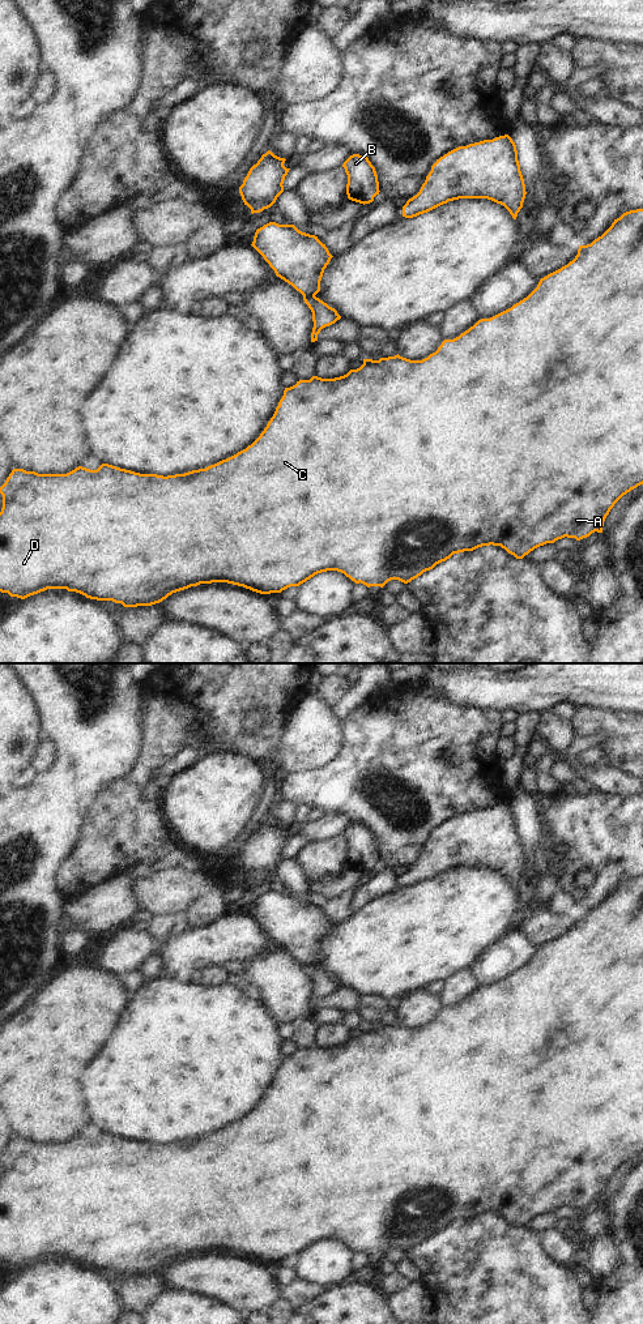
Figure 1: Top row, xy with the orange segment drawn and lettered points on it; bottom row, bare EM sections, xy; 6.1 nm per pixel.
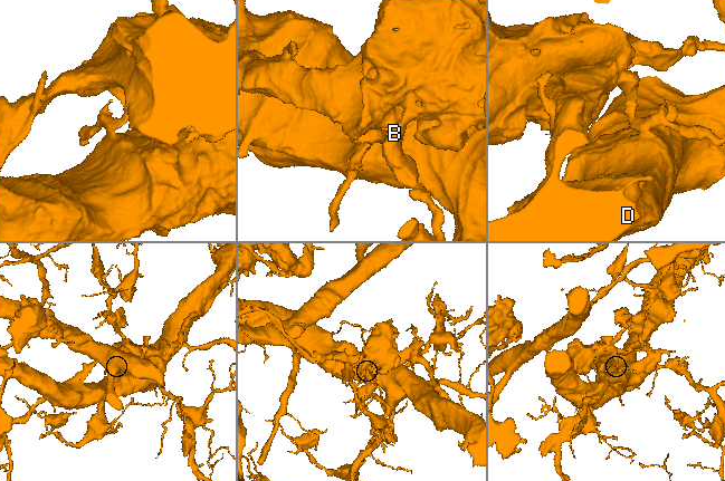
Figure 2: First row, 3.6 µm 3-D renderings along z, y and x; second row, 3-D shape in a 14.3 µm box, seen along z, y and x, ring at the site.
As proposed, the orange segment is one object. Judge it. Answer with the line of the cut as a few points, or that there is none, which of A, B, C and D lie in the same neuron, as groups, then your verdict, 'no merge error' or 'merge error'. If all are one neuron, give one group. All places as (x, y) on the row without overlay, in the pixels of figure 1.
cut xy (314, 964), (303, 965); groups A C D / B; merge error

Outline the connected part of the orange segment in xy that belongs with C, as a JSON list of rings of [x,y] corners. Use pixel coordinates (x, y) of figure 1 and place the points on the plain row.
[[[636,877],[626,880],[614,888],[612,894],[591,913],[579,914],[575,927],[541,947],[537,956],[527,966],[490,987],[478,988],[459,1005],[444,1008],[438,1018],[427,1026],[410,1029],[397,1022],[395,1025],[380,1026],[379,1029],[363,1028],[363,1033],[359,1037],[350,1038],[344,1045],[335,1047],[312,1045],[310,1048],[299,1048],[295,1054],[285,1056],[273,1085],[260,1105],[246,1118],[205,1137],[167,1145],[140,1143],[108,1132],[102,1132],[97,1139],[78,1135],[67,1143],[38,1143],[24,1137],[13,1137],[5,1152],[0,1156],[0,1162],[3,1163],[3,1176],[0,1180],[0,1260],[25,1268],[47,1257],[67,1257],[90,1268],[112,1269],[122,1272],[124,1276],[137,1276],[152,1274],[162,1270],[173,1261],[212,1251],[227,1251],[260,1263],[281,1261],[290,1255],[299,1255],[315,1243],[327,1239],[341,1240],[355,1252],[361,1251],[367,1256],[383,1256],[391,1248],[408,1252],[423,1240],[433,1238],[437,1233],[446,1230],[453,1222],[473,1220],[482,1214],[501,1214],[516,1227],[523,1227],[535,1217],[546,1212],[554,1212],[565,1205],[580,1209],[595,1200],[602,1201],[604,1190],[614,1173],[640,1153],[643,1153],[643,877]]]

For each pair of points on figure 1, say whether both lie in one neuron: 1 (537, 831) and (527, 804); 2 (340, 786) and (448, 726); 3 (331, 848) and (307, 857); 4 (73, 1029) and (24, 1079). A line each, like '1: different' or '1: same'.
1: same
2: same
3: same
4: same

